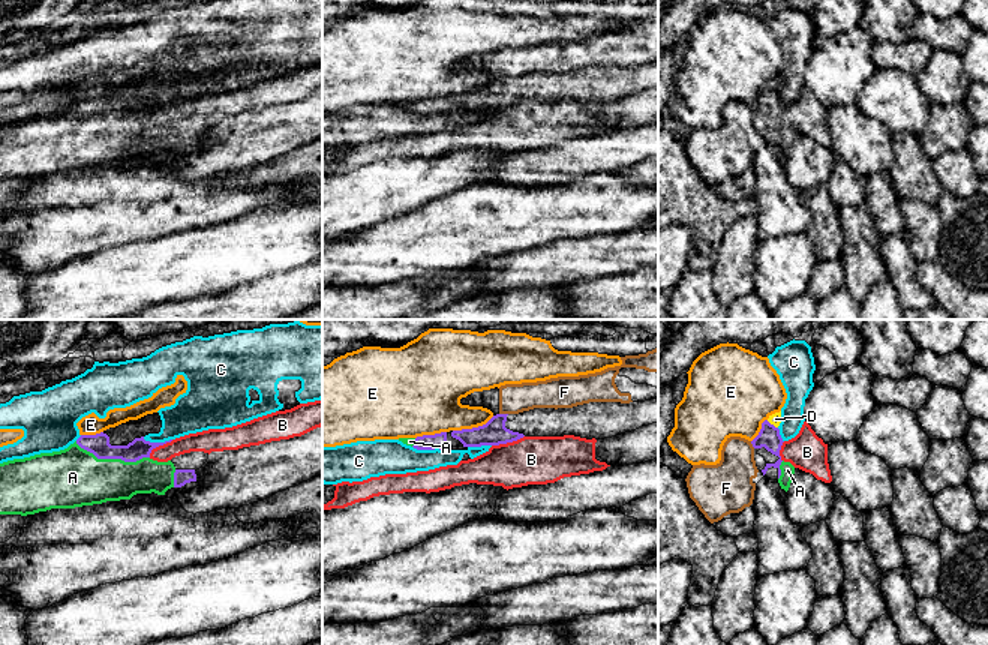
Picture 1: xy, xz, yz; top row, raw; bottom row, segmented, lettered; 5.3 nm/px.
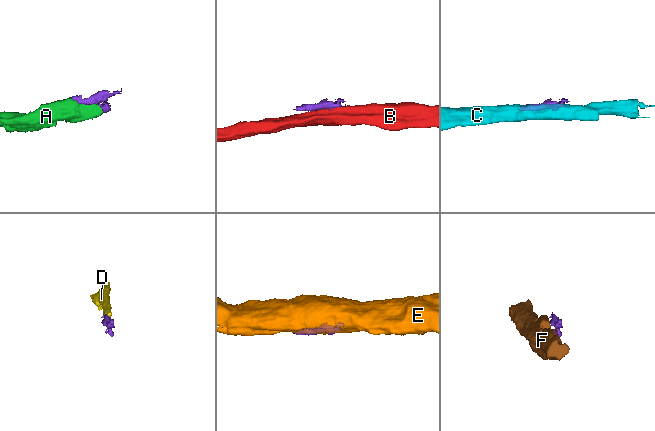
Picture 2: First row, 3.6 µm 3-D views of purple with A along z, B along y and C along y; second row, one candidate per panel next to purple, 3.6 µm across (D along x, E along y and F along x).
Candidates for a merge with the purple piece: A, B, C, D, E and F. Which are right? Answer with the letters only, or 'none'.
A, D

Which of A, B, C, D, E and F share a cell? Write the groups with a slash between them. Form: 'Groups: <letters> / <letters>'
Groups: A D / B / C / E / F

